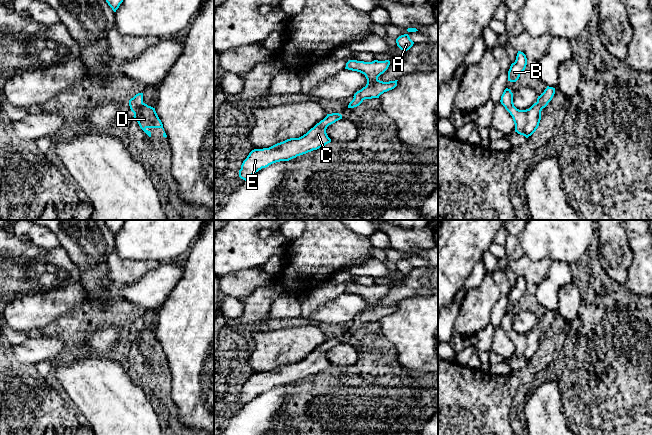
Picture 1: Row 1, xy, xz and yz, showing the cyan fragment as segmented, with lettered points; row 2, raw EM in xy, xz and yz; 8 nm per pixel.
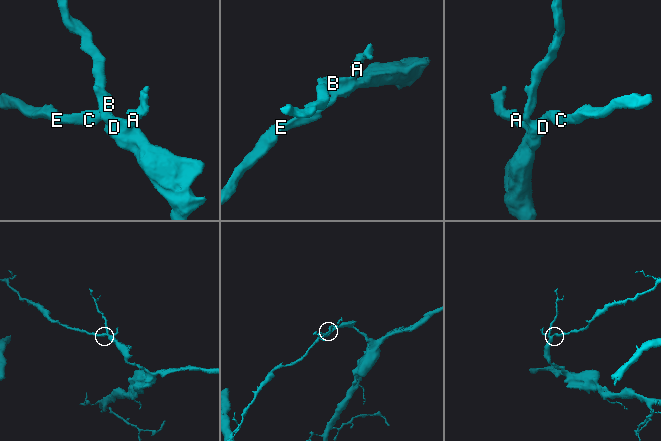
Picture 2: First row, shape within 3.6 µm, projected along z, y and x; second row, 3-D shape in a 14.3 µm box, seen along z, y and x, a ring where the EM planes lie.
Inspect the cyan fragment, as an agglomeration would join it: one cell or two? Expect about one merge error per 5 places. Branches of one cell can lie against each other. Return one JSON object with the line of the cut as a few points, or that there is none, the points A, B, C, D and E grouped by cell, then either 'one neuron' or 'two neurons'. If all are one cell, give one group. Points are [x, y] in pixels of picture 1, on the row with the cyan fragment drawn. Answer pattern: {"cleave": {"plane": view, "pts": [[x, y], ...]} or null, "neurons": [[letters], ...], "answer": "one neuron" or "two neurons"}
{"cleave": null, "neurons": [["A", "B", "C", "D", "E"]], "answer": "one neuron"}

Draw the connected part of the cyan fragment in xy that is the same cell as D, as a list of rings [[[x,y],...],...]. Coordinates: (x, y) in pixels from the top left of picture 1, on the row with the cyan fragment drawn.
[[[143,93],[136,94],[129,100],[129,106],[134,113],[134,119],[138,122],[140,128],[151,137],[151,132],[148,128],[163,128],[163,124],[159,119],[155,108],[148,106],[143,102]]]

